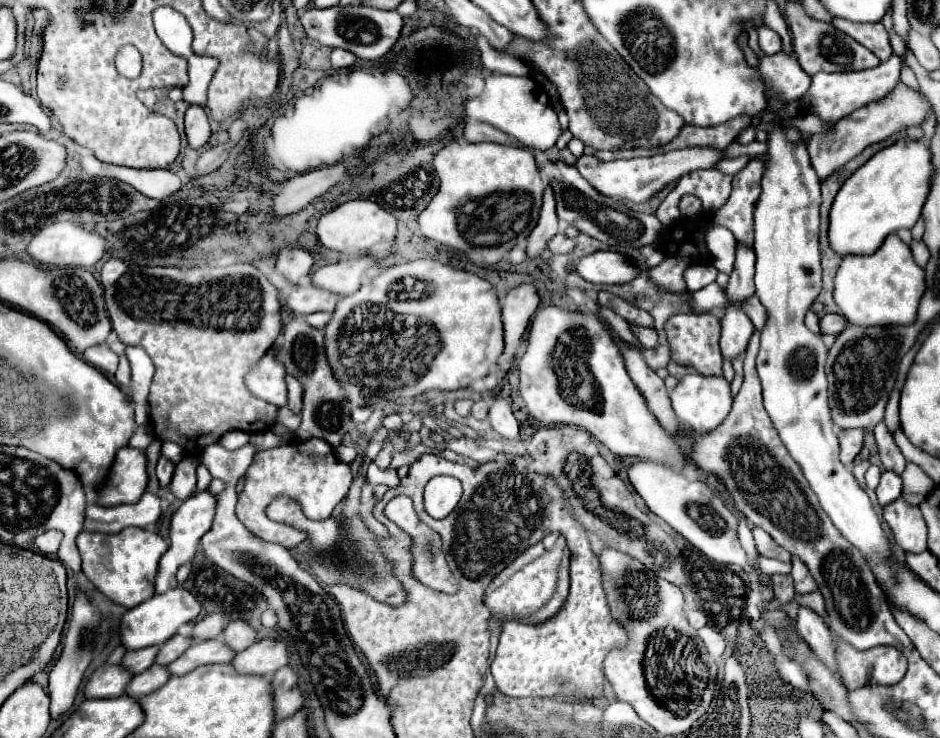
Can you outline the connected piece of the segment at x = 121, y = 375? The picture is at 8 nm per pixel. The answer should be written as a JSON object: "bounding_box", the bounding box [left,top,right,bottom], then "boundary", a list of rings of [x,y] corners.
{"bounding_box":[115,355,131,385],"boundary":[[[125,355],[119,357],[119,369],[115,373],[115,379],[121,383],[121,385],[129,385],[131,383],[131,371],[129,371],[129,361]]]}

